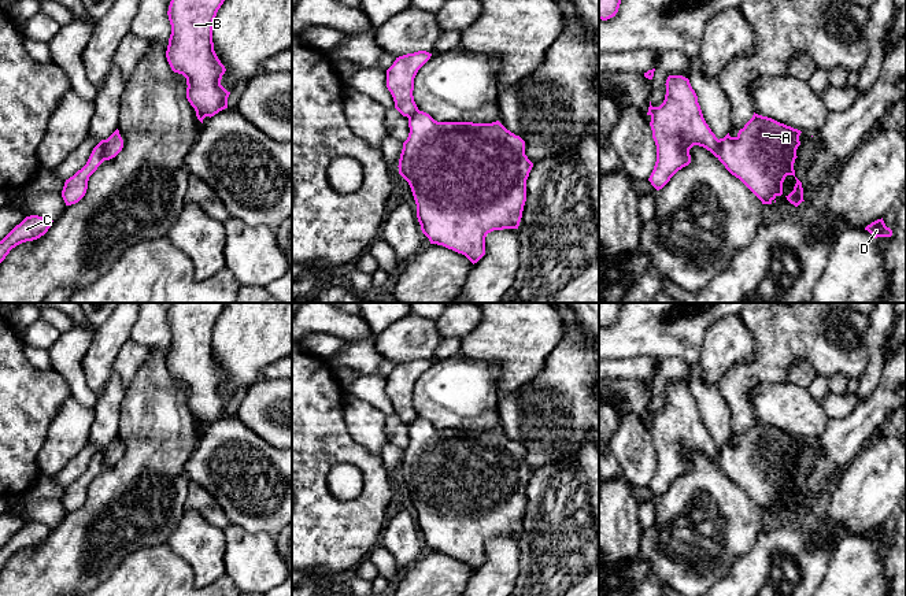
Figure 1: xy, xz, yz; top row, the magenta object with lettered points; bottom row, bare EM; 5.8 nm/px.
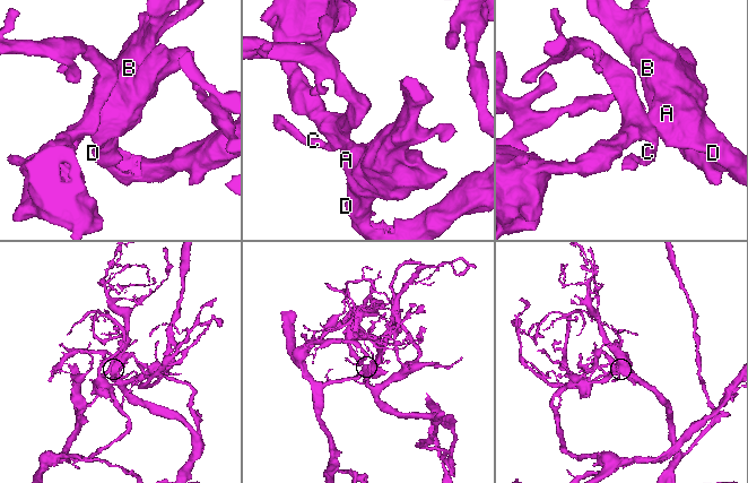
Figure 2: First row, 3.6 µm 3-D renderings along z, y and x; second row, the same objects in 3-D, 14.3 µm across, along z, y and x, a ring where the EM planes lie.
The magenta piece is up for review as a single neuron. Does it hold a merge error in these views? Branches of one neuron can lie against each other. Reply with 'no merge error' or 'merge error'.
merge error

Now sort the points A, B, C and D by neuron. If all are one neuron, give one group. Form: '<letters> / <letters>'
A B D / C

